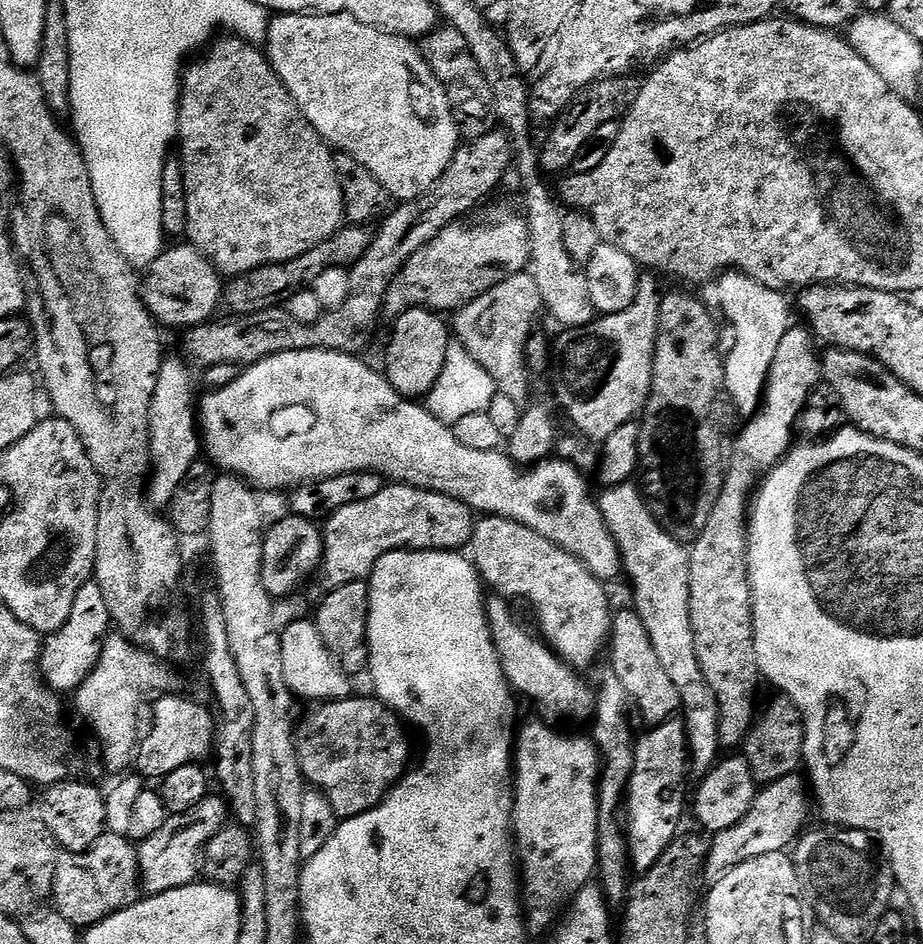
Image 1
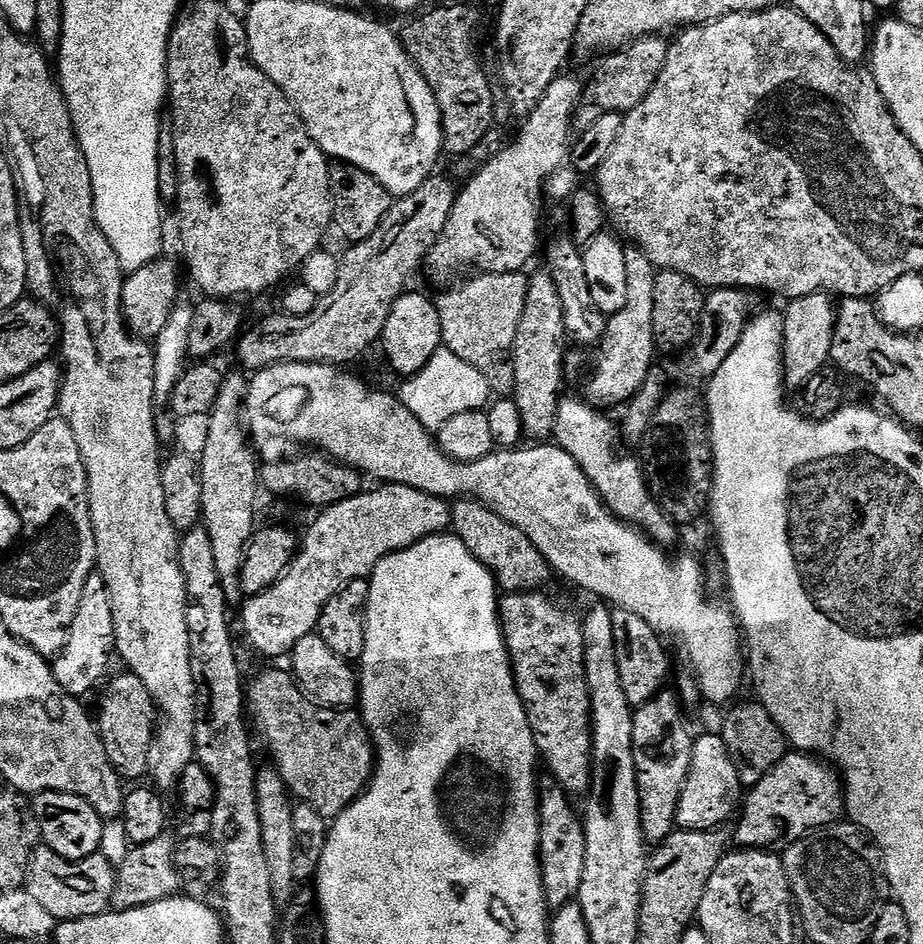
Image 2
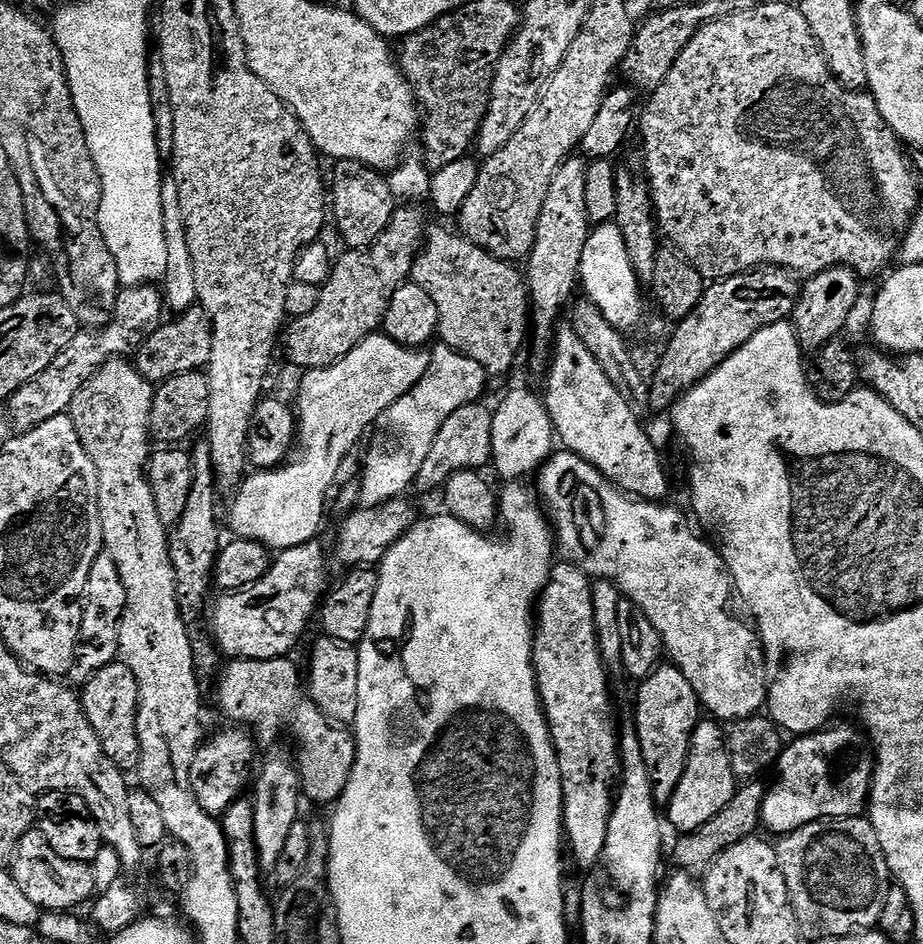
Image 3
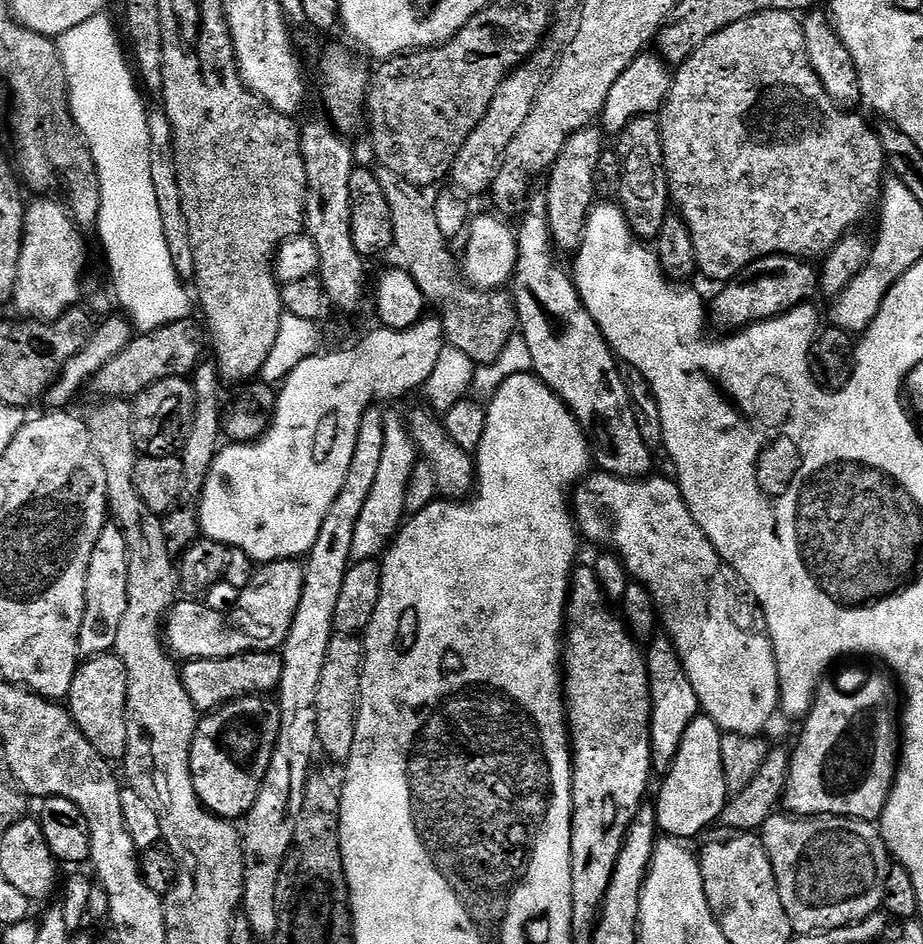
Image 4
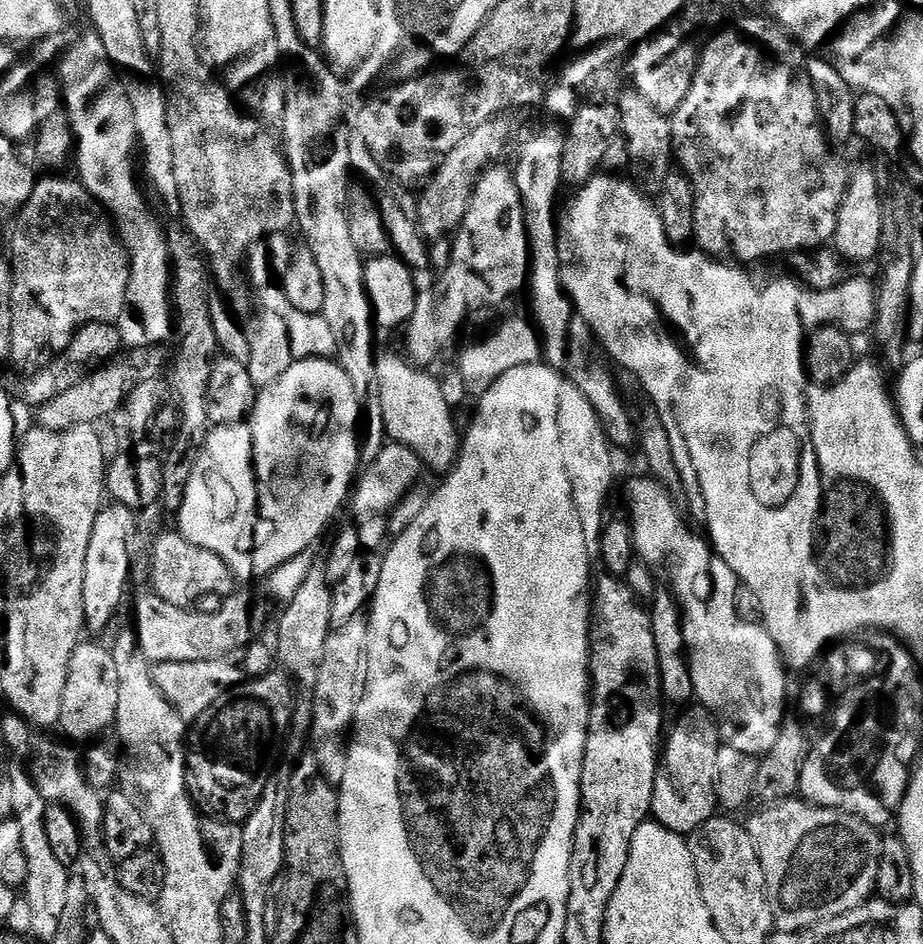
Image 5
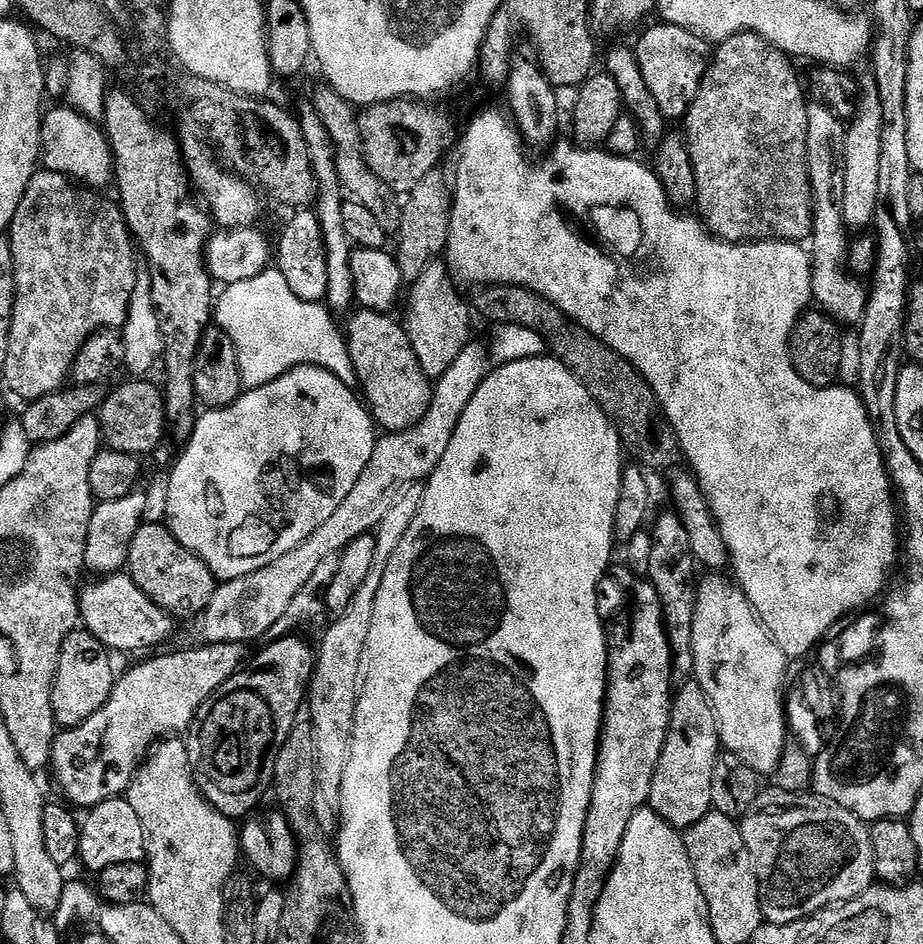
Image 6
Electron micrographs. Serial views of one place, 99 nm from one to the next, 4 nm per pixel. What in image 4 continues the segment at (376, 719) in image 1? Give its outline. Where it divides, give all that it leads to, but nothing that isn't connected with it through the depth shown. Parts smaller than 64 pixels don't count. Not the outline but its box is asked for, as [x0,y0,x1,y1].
[182,651,282,714]

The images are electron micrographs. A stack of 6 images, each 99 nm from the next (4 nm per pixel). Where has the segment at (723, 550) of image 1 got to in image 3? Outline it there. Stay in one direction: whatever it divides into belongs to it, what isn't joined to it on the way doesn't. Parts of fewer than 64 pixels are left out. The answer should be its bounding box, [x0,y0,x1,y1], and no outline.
[790,266,861,353]

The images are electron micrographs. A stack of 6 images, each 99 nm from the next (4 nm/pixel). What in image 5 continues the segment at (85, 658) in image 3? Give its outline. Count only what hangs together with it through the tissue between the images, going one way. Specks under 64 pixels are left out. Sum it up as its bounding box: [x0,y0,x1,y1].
[82,502,137,633]

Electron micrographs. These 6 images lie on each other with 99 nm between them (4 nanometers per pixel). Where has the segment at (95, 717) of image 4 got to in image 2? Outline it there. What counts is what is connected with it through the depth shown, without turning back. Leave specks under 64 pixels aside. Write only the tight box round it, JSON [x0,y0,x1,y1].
[98,670,158,781]

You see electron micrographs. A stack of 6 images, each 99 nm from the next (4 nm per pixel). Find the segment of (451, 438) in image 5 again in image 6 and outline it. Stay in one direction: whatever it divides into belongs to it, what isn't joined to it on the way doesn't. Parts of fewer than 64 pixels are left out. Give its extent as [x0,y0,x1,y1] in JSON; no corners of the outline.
[346,308,434,433]

